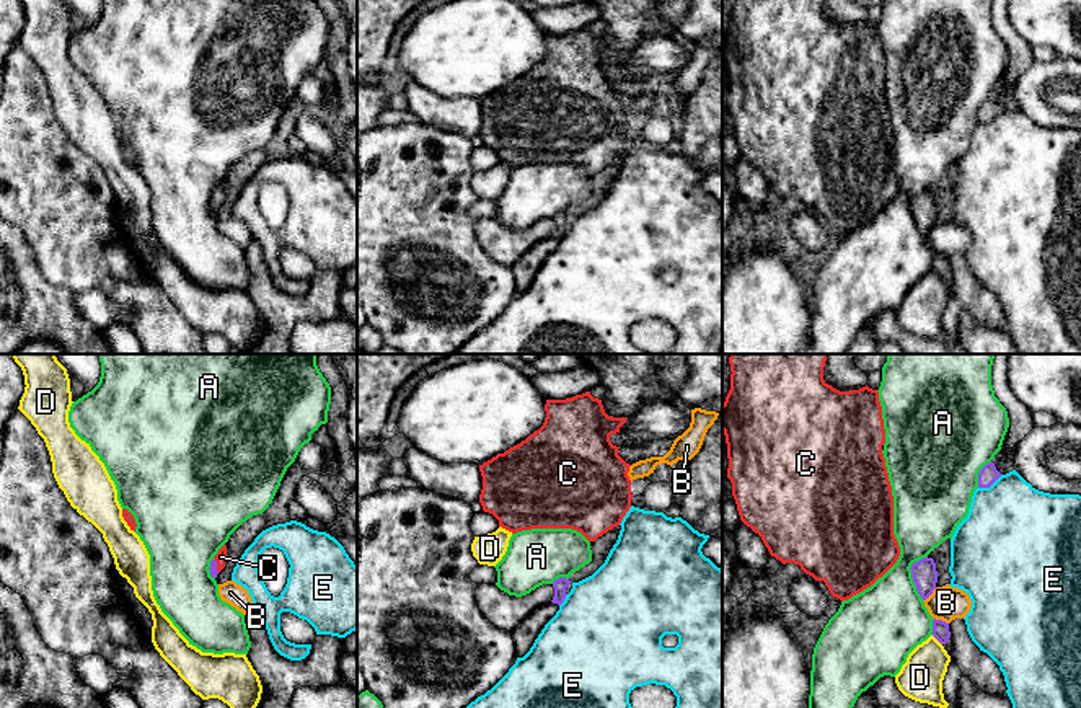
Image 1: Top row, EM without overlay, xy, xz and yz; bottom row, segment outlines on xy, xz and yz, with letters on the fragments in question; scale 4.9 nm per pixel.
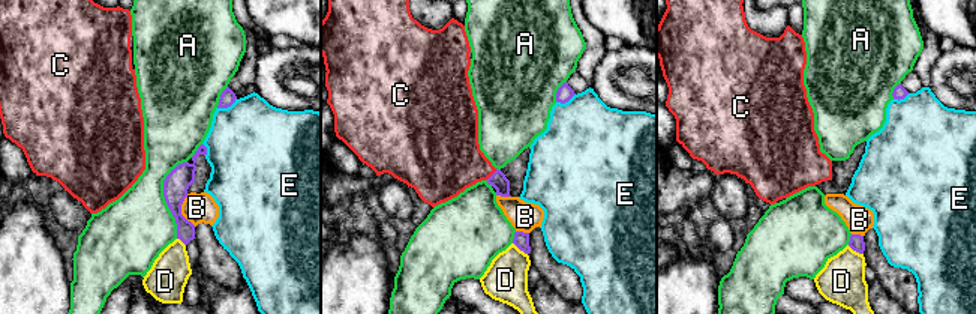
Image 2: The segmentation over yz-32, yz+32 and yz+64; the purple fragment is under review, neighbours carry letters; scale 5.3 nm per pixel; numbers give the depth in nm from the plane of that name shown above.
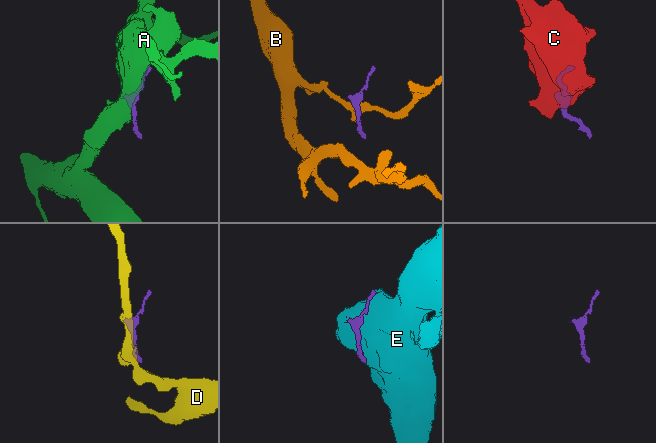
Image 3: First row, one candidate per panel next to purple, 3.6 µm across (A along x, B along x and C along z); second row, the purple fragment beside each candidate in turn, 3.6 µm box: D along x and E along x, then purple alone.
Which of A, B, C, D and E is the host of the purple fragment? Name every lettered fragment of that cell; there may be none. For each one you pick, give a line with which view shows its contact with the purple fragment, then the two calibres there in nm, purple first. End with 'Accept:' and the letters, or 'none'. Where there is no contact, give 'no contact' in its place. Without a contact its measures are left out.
C: meets purple in xy; 40 nm thick on the purple side, 50 nm on the other
Accept: C

